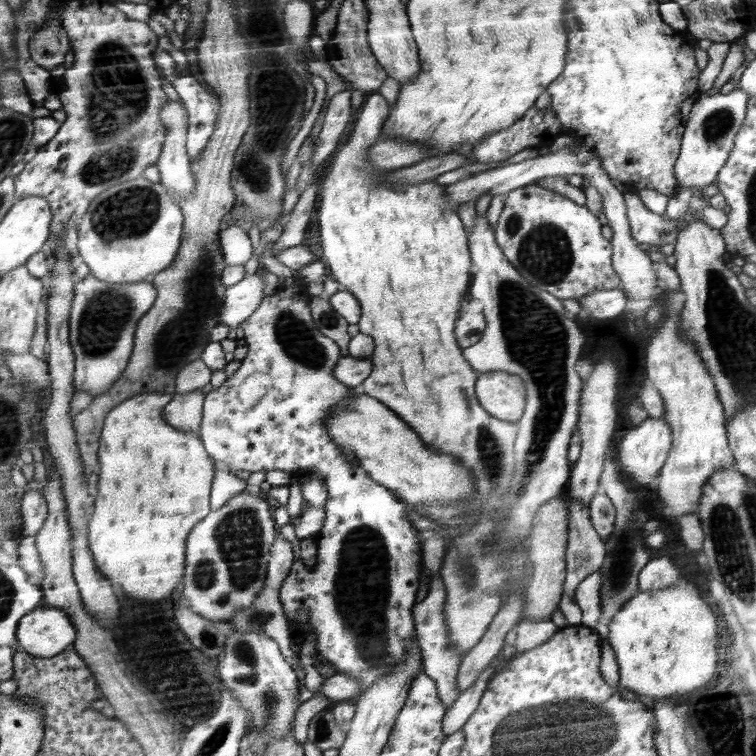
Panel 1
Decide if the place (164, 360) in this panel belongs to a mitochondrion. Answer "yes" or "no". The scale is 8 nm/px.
yes

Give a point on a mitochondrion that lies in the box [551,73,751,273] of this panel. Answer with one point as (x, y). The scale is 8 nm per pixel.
(716, 128)

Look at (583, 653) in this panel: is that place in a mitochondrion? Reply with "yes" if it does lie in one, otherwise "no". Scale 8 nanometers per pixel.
no

